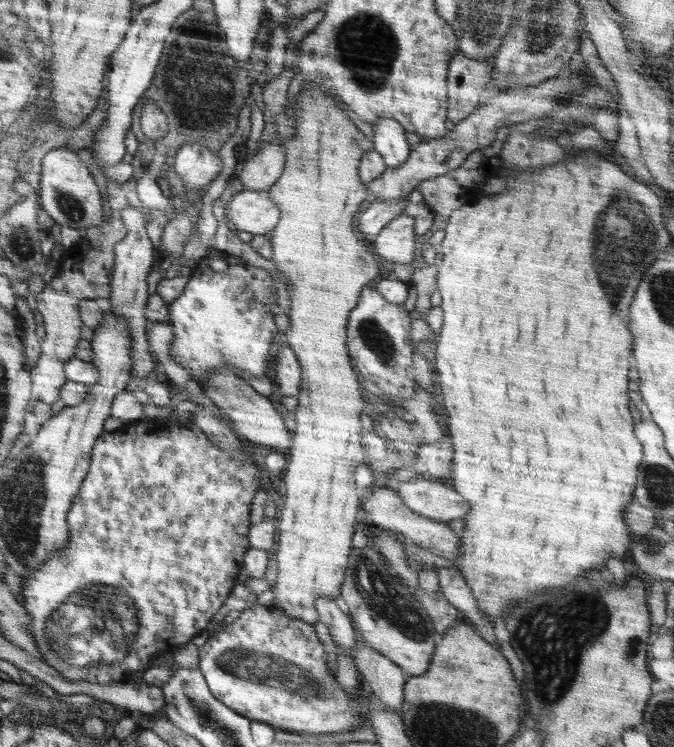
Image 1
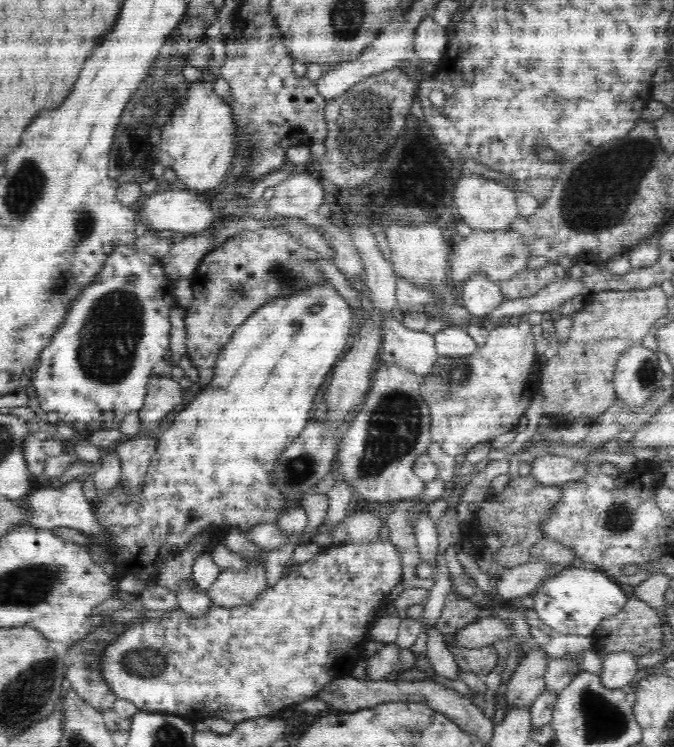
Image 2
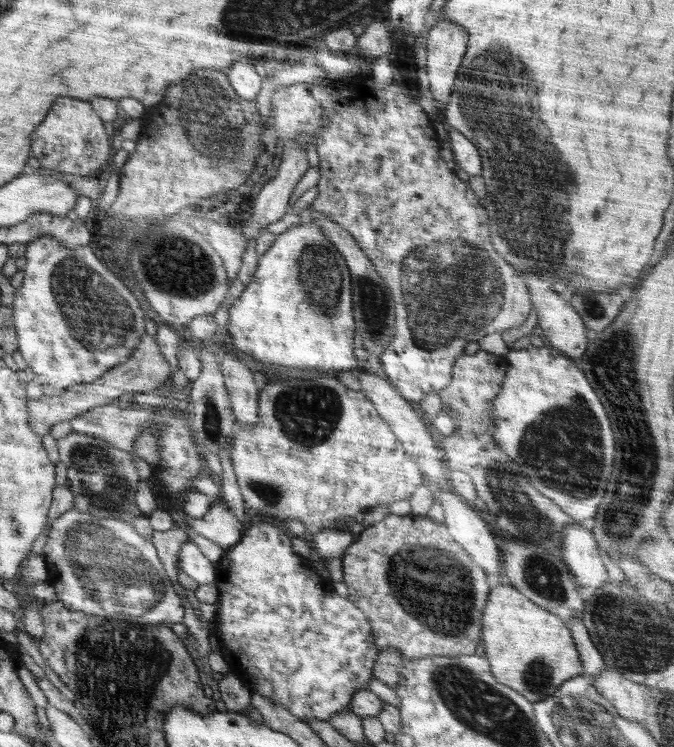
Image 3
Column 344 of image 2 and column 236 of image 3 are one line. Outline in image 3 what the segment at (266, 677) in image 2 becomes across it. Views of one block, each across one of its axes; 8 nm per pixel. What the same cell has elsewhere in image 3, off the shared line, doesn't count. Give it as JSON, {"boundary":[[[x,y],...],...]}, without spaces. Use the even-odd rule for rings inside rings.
{"boundary":[[[258,523],[244,530],[242,538],[234,545],[220,552],[214,559],[216,565],[215,584],[218,588],[217,600],[217,616],[214,618],[216,631],[214,637],[220,644],[220,649],[225,654],[230,672],[236,675],[247,686],[252,693],[264,695],[267,699],[273,700],[277,705],[283,706],[290,711],[292,716],[296,716],[302,722],[310,722],[310,720],[328,721],[332,716],[336,716],[337,712],[348,711],[351,703],[352,695],[359,690],[366,690],[369,686],[369,680],[373,678],[373,666],[376,662],[378,653],[380,652],[377,644],[374,642],[373,632],[370,632],[370,624],[364,618],[364,614],[348,600],[338,596],[336,592],[332,592],[330,582],[322,580],[322,576],[318,576],[312,568],[310,568],[309,559],[300,558],[292,549],[290,543],[290,534],[282,531],[280,528],[264,523]],[[238,658],[270,658],[270,660],[238,660]]]}

